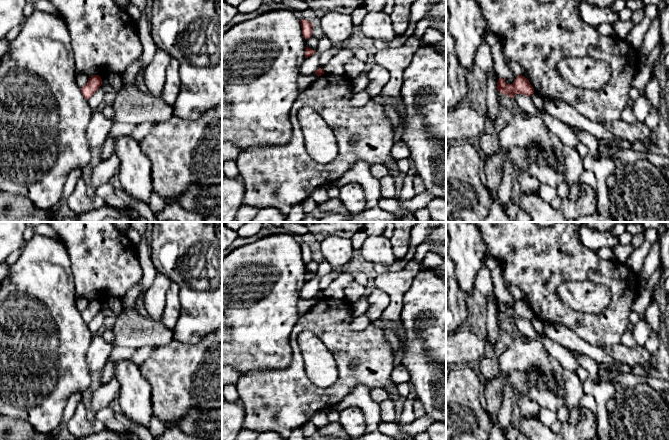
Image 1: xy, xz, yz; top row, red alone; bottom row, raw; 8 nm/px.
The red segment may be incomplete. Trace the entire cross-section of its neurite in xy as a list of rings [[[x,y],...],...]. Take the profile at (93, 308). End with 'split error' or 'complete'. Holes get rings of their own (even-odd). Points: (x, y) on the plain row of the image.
[[[93,299],[88,306],[81,312],[81,317],[85,323],[89,323],[102,309],[102,303],[99,299]]]; complete

